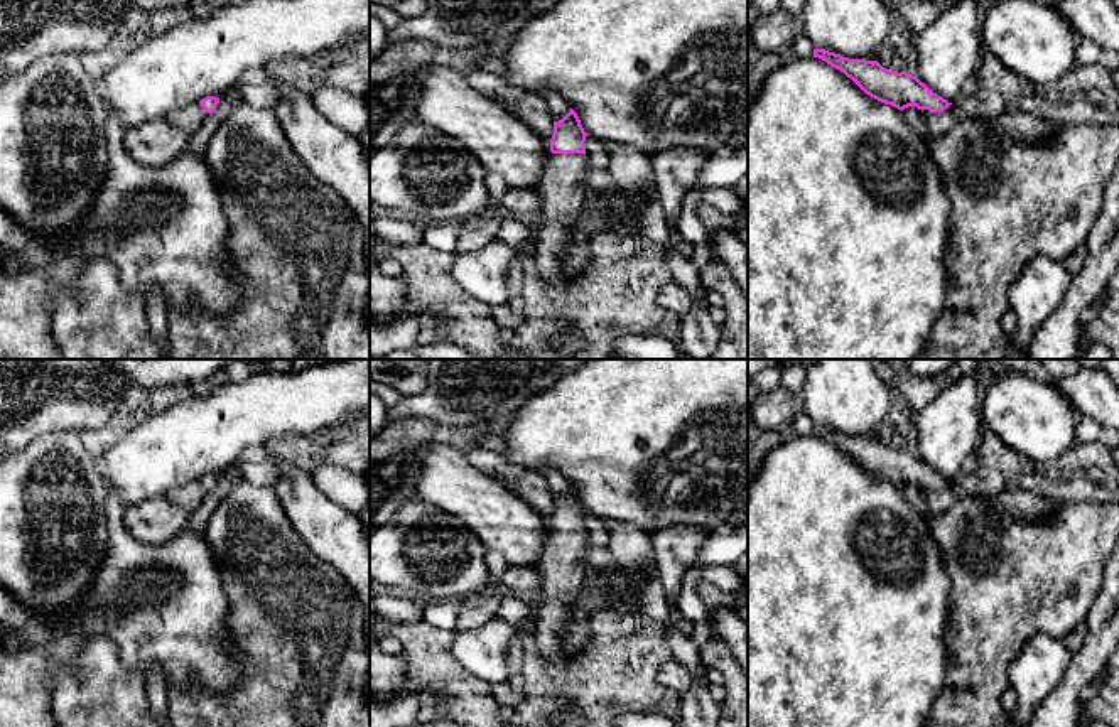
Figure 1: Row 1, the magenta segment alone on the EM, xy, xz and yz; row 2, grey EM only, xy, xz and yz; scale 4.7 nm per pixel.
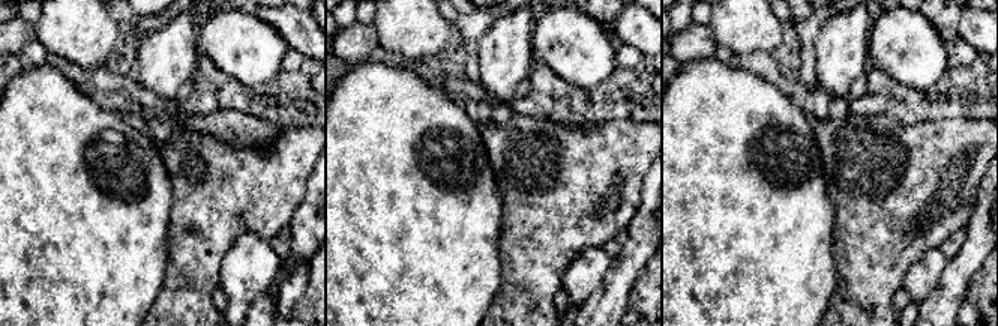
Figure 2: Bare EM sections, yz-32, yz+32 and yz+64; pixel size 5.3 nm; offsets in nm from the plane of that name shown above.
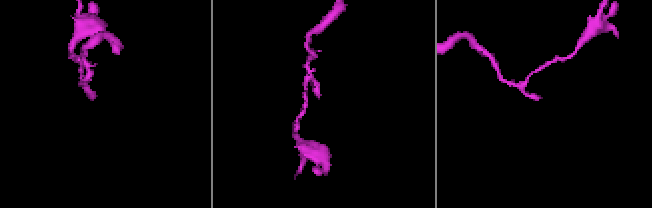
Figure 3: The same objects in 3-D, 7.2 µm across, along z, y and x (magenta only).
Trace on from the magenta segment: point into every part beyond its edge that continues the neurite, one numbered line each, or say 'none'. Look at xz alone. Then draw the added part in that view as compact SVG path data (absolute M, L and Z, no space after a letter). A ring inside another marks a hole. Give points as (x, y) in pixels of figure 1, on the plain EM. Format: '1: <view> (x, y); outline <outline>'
1: xz (562, 630); outline M552 531L535 567L542 587L528 595L530 616L525 622L533 626L538 644L538 658L530 666L559 688L559 665L577 656L592 639L592 614L576 602L589 574L586 545L584 531Z

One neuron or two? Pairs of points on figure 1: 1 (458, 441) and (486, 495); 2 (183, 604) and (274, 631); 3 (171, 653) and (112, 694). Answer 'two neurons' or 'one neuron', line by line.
1: two neurons
2: two neurons
3: two neurons

